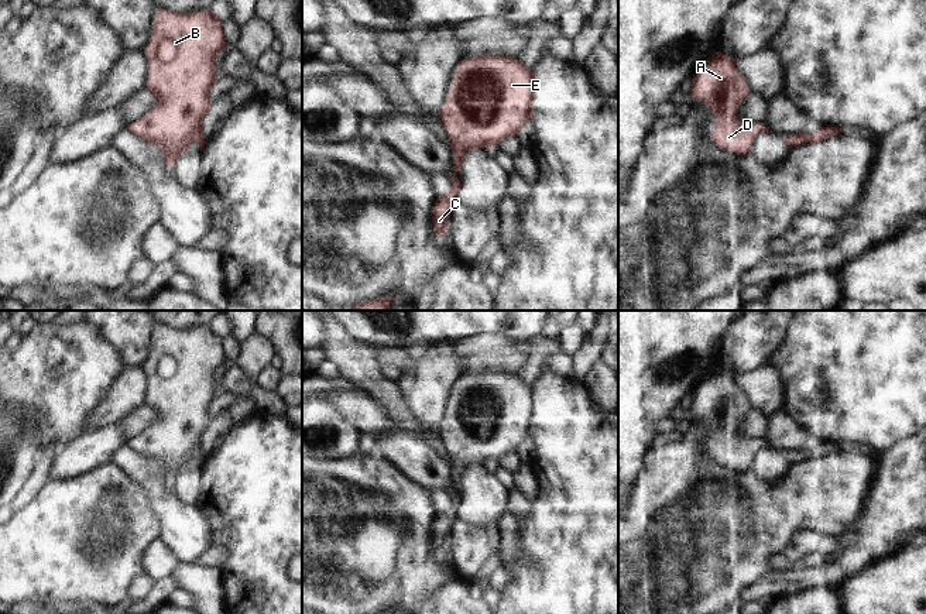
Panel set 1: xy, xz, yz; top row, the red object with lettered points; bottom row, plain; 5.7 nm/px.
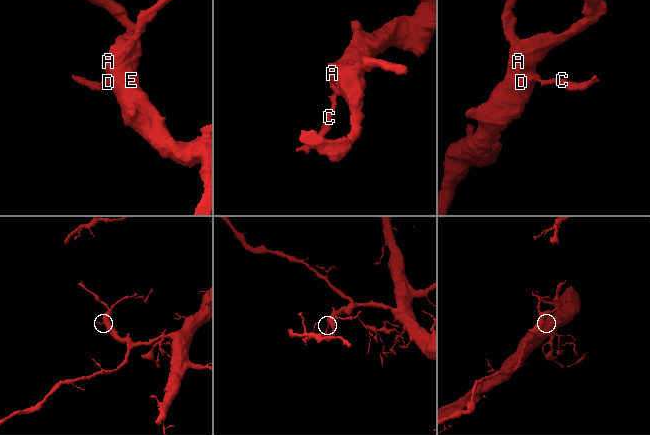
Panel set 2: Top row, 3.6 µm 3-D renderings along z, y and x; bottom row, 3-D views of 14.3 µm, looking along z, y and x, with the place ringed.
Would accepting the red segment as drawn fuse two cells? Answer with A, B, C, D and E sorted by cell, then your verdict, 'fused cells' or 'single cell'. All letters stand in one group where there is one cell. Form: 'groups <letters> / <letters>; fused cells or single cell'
groups A B C D E; single cell

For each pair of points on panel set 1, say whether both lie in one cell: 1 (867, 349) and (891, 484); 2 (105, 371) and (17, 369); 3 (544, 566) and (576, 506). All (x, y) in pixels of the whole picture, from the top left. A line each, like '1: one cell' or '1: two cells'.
1: two cells
2: one cell
3: one cell

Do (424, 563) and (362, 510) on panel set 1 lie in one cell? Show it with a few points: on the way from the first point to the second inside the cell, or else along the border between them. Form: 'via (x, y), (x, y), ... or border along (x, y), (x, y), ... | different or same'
via (408, 556), (377, 525) | same

